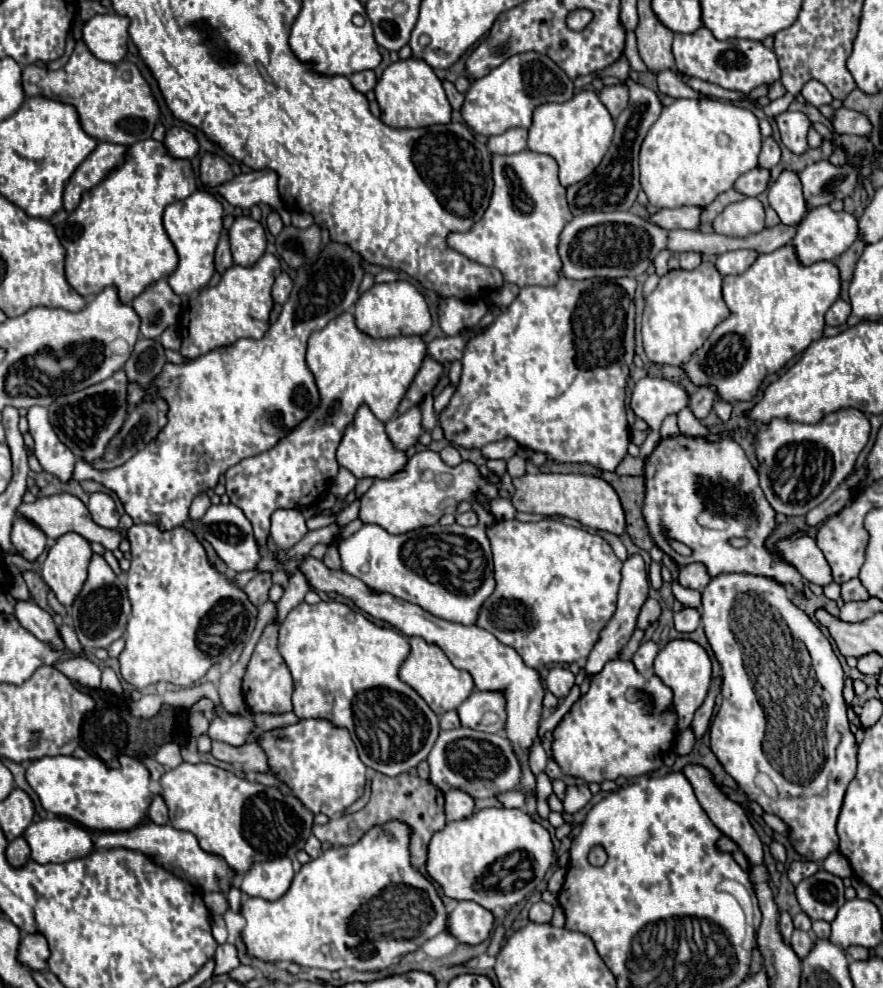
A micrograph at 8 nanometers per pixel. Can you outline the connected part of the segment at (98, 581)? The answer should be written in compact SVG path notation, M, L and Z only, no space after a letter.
M93 555L89 563L89 577L79 597L71 605L73 629L79 637L79 643L83 645L83 649L97 649L97 647L107 649L115 639L123 637L129 615L131 615L131 603L129 603L125 585L101 555Z

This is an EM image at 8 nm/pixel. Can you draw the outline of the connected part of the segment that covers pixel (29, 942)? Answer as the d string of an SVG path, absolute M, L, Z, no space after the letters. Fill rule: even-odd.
M37 933L37 935L21 937L21 945L17 953L17 961L21 965L25 965L29 971L47 971L47 957L49 957L49 949L43 935Z

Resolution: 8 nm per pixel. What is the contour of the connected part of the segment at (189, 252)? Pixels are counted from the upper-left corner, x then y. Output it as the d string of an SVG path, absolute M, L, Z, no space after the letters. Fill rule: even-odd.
M195 191L187 199L183 199L179 203L171 203L165 209L163 225L165 225L165 231L171 239L171 243L175 245L175 249L179 253L179 265L167 277L171 289L177 295L189 295L193 291L207 287L209 279L215 273L213 255L215 255L215 247L219 243L221 229L223 229L223 207L221 207L221 203L211 193Z

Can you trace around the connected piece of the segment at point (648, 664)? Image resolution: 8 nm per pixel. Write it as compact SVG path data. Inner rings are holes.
M643 641L641 647L635 651L635 655L633 655L631 661L633 661L633 665L635 665L635 669L637 669L639 673L649 675L651 669L653 669L653 661L655 661L657 653L659 653L657 643L653 643L653 641Z

